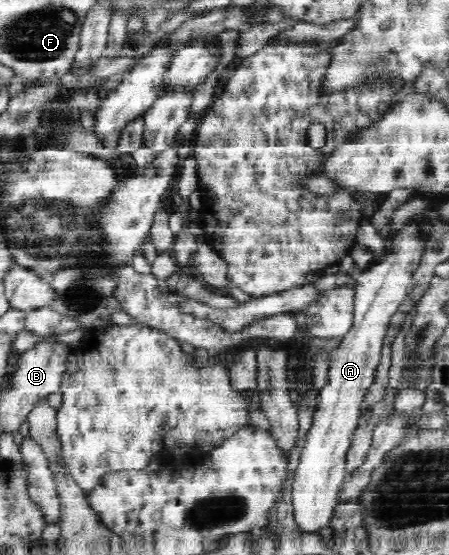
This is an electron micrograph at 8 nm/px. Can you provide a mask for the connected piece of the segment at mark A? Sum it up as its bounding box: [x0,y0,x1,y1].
[292,217,426,533]

